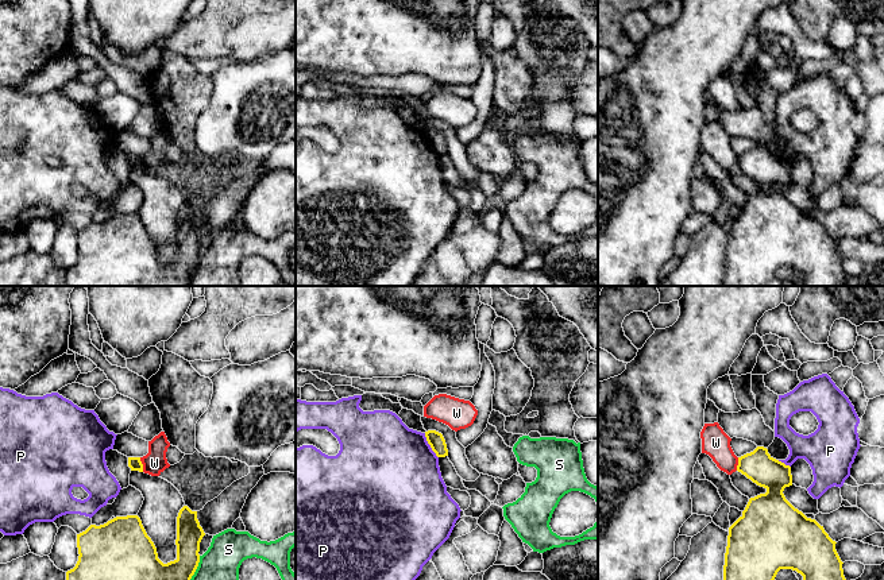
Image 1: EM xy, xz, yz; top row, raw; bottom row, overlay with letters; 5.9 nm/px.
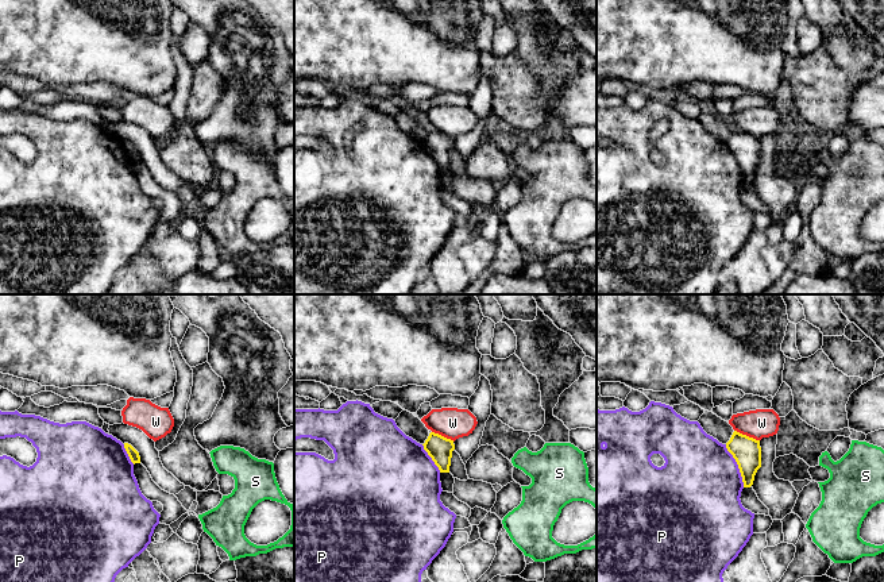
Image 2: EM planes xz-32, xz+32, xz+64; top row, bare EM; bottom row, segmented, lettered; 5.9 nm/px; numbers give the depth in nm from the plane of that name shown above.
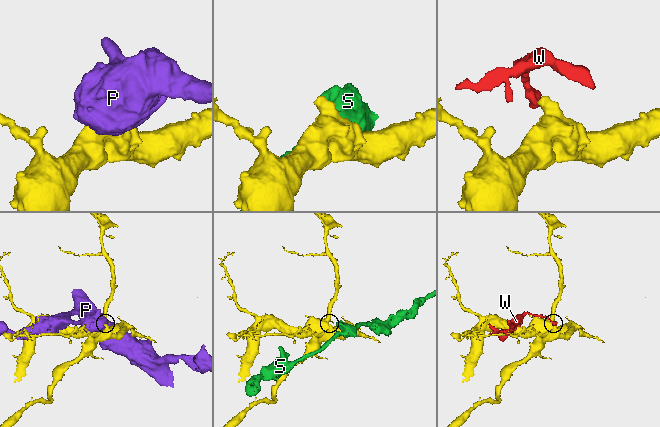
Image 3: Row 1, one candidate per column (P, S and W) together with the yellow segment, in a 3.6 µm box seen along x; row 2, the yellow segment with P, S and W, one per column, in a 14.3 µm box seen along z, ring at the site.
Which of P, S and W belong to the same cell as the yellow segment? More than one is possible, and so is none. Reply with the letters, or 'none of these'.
none of these

